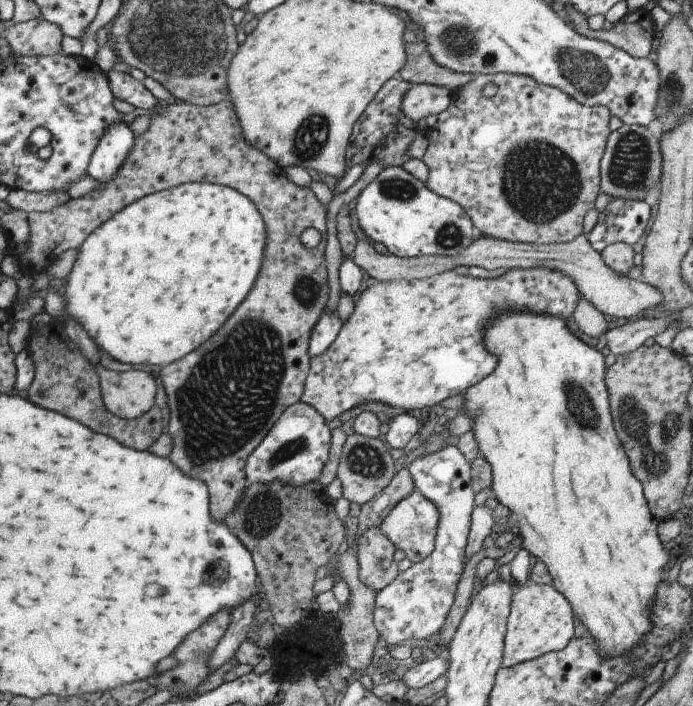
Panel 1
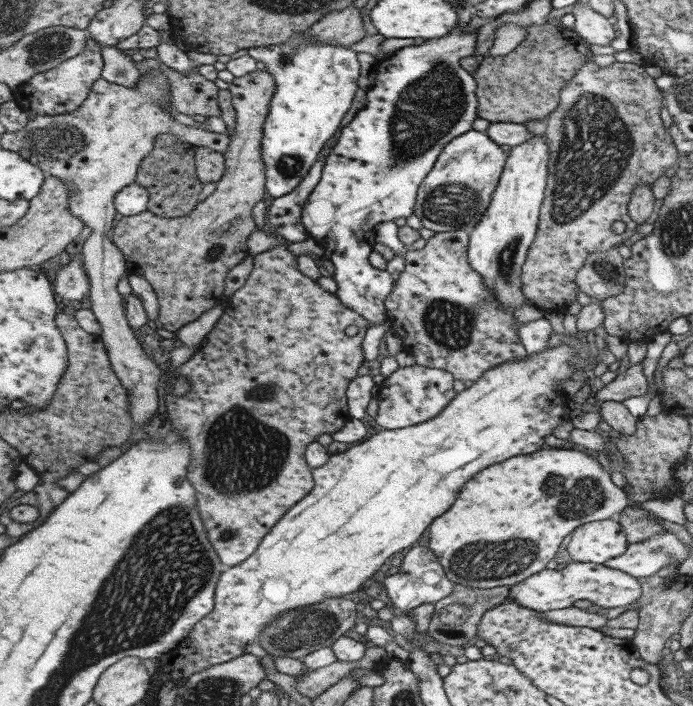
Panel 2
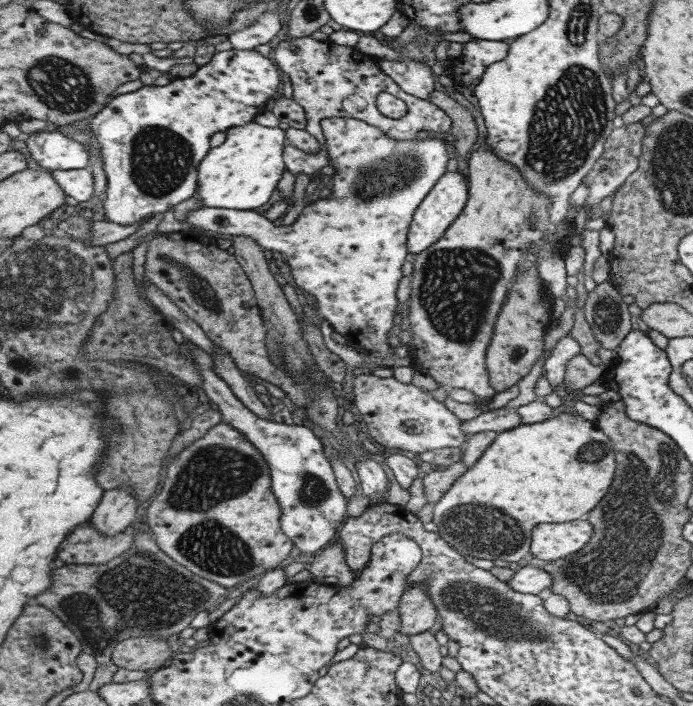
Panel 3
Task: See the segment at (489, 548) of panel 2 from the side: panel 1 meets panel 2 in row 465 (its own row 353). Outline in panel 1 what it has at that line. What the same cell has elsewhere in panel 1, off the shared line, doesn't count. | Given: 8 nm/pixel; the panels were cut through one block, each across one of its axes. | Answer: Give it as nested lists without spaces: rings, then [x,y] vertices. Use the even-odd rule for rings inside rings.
[[[503,312],[505,316],[493,322],[489,330],[485,332],[485,346],[489,352],[497,356],[497,366],[495,370],[485,376],[481,382],[475,386],[467,388],[461,392],[463,404],[461,408],[473,420],[471,432],[477,444],[479,456],[483,457],[490,466],[490,492],[497,502],[507,508],[510,513],[515,513],[518,520],[518,532],[521,543],[509,552],[503,554],[495,561],[495,566],[478,586],[492,583],[497,579],[497,568],[503,563],[510,562],[520,548],[539,558],[549,576],[553,578],[553,588],[565,600],[569,602],[571,612],[577,616],[579,622],[583,622],[586,632],[593,638],[597,646],[597,654],[601,658],[611,658],[611,656],[629,656],[633,646],[637,646],[643,636],[653,628],[653,622],[649,620],[653,600],[655,600],[655,590],[665,579],[665,568],[669,562],[669,552],[663,548],[663,543],[657,536],[657,523],[653,520],[653,515],[649,512],[647,501],[643,498],[642,484],[636,479],[629,470],[628,458],[624,448],[621,448],[619,440],[615,438],[613,426],[611,426],[610,406],[607,390],[605,388],[605,365],[604,357],[595,348],[592,348],[575,337],[567,328],[565,320],[557,316],[545,316],[545,314],[533,314],[533,312]]]

